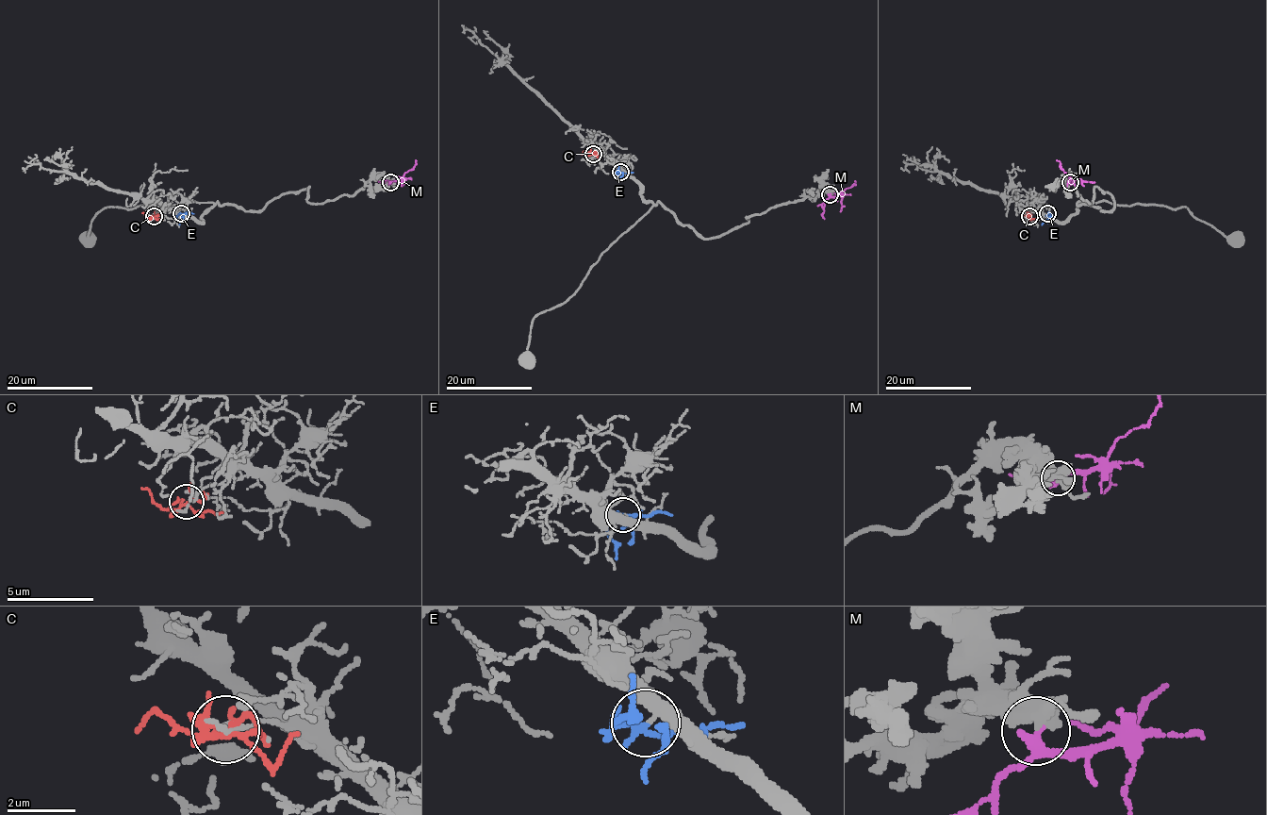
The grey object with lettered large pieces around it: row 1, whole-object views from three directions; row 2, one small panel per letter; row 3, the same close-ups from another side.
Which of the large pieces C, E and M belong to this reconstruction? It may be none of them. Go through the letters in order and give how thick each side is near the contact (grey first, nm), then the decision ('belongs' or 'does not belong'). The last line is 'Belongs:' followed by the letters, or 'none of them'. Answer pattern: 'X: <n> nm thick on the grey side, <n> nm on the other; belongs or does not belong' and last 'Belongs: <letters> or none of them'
C: 140 nm thick on the grey side, 170 nm on the other; does not belong
E: 280 nm thick on the grey side, 150 nm on the other; does not belong
M: 320 nm thick on the grey side, 240 nm on the other; does not belong
Belongs: none of them

